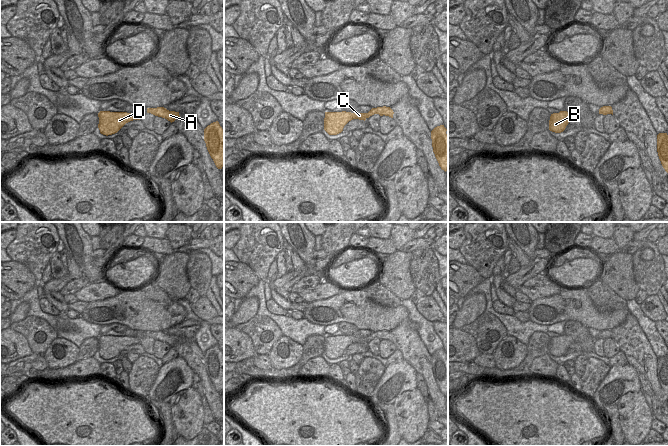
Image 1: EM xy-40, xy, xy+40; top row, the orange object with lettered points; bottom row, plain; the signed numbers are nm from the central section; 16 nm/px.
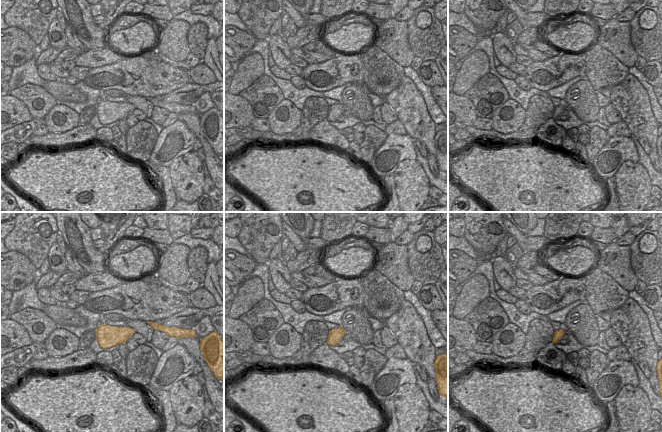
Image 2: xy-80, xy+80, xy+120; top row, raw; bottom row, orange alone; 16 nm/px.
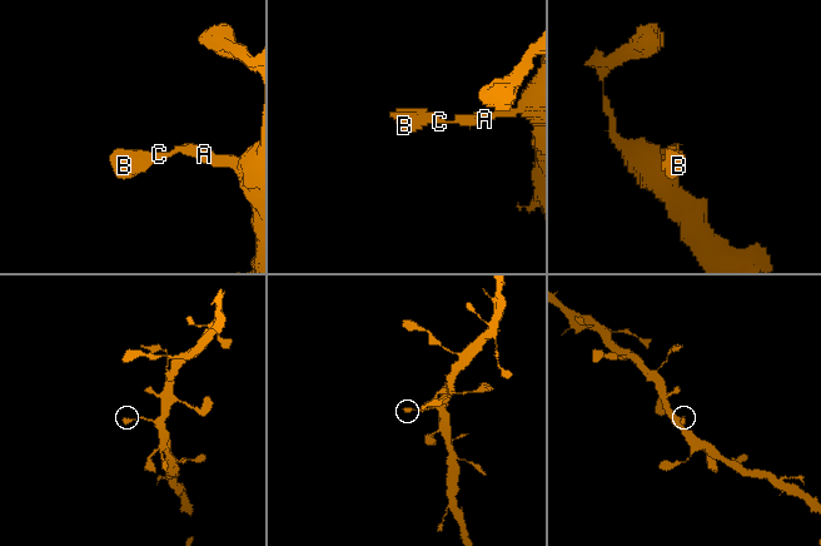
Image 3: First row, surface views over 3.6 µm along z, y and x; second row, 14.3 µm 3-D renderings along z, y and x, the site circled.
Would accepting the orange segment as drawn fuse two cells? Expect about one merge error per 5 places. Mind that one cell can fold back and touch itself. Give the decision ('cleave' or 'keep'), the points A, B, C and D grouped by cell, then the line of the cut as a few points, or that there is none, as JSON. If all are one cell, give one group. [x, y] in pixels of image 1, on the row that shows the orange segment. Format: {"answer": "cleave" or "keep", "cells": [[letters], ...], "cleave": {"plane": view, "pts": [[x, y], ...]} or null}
{"answer": "keep", "cells": [["A", "B", "C", "D"]], "cleave": null}

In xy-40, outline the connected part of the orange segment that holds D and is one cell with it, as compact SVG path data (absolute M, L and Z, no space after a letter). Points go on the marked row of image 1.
M100 111L98 113L98 128L103 135L117 133L126 123L133 120L140 120L137 113Z

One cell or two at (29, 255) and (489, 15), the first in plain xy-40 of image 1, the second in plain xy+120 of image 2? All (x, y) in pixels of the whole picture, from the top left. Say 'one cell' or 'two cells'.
one cell

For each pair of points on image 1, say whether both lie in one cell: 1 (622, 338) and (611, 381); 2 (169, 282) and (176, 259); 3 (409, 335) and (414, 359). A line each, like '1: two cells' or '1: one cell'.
1: two cells
2: one cell
3: one cell

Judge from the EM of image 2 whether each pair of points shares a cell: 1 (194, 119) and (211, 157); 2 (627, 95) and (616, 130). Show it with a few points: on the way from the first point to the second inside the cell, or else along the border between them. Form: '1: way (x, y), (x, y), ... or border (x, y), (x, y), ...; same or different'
1: way (195, 128), (207, 148); same
2: border (622, 119), (633, 136); different

